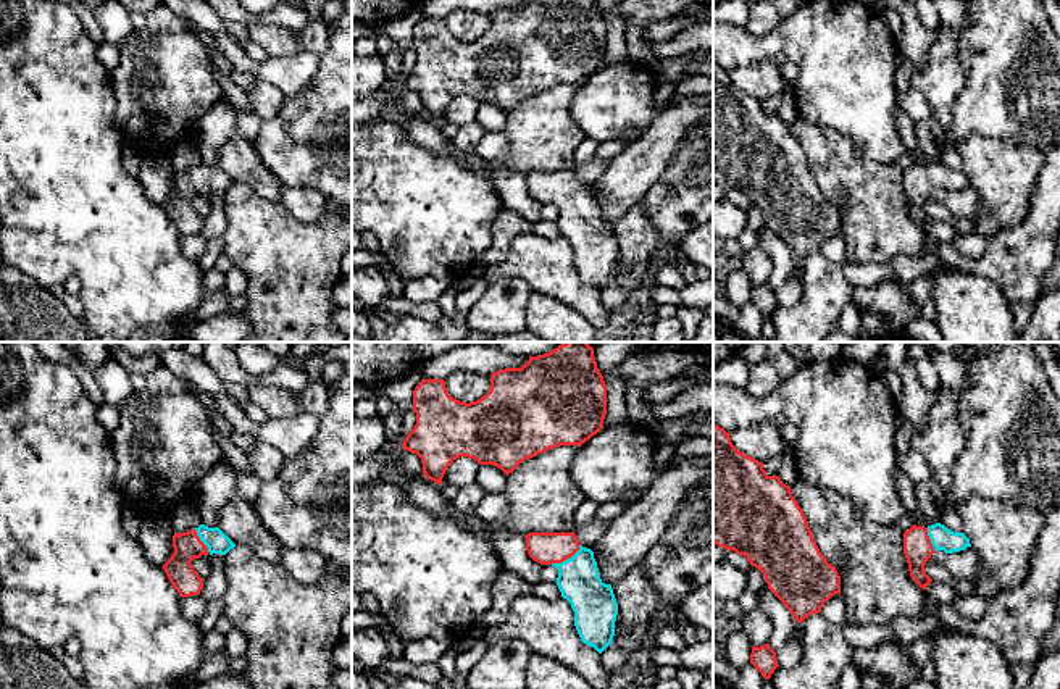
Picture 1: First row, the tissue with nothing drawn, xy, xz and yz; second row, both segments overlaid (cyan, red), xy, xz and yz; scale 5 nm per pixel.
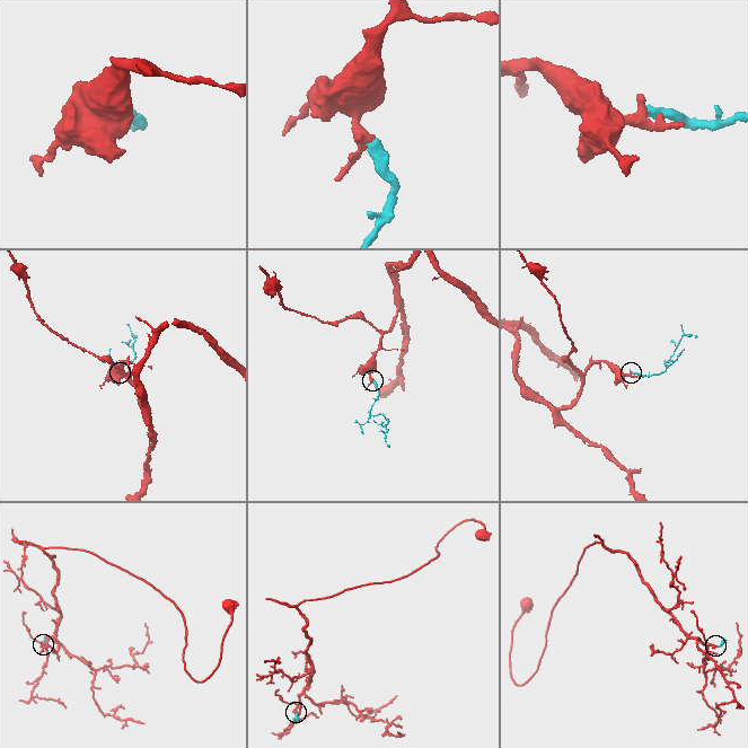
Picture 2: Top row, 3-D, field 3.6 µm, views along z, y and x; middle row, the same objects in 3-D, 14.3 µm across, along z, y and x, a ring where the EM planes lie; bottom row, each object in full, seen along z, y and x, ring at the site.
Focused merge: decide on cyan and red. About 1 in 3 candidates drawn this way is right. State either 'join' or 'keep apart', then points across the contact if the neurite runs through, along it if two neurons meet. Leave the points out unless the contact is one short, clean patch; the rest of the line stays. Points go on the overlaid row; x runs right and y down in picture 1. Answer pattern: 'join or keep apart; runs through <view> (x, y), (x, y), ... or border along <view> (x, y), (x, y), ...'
join; runs through xz (592, 601), (568, 559), (559, 549), (544, 547)

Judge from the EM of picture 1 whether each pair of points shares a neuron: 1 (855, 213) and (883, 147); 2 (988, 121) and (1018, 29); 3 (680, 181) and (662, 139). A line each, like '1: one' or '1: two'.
1: two
2: one
3: two

